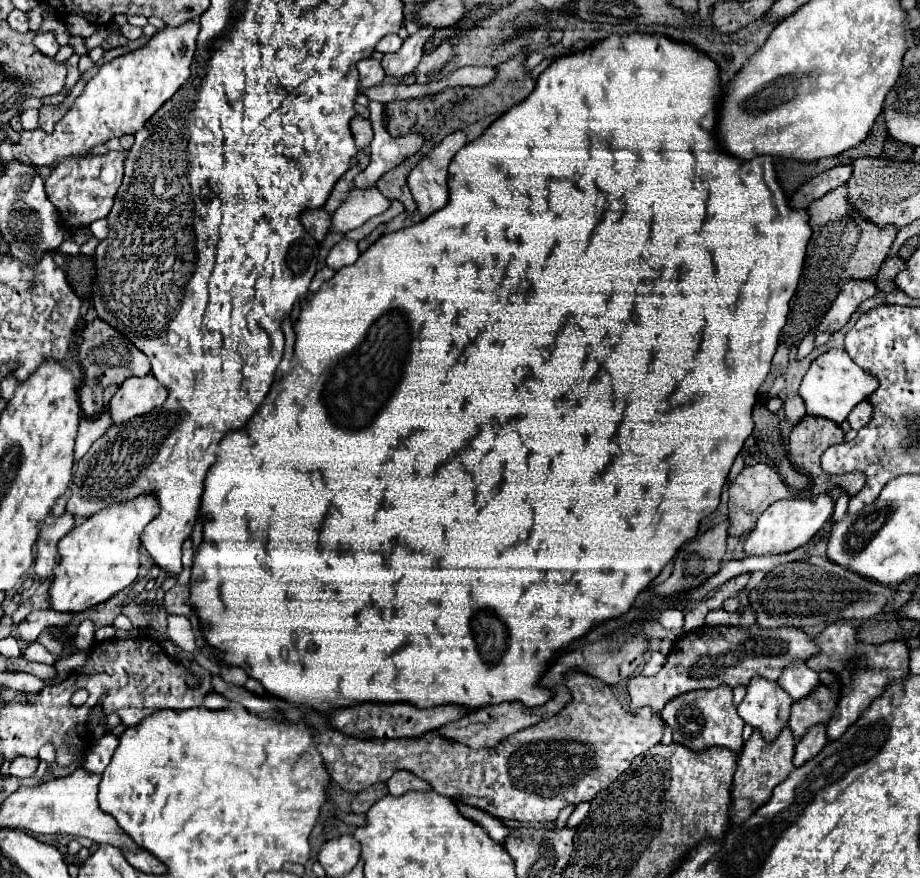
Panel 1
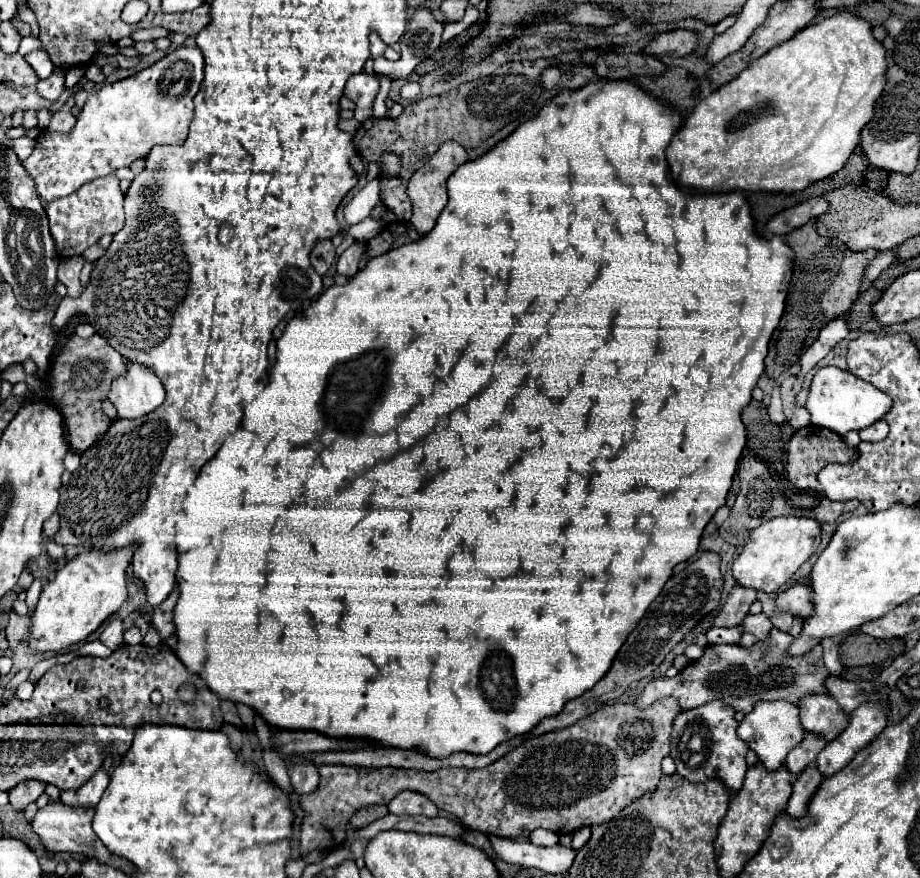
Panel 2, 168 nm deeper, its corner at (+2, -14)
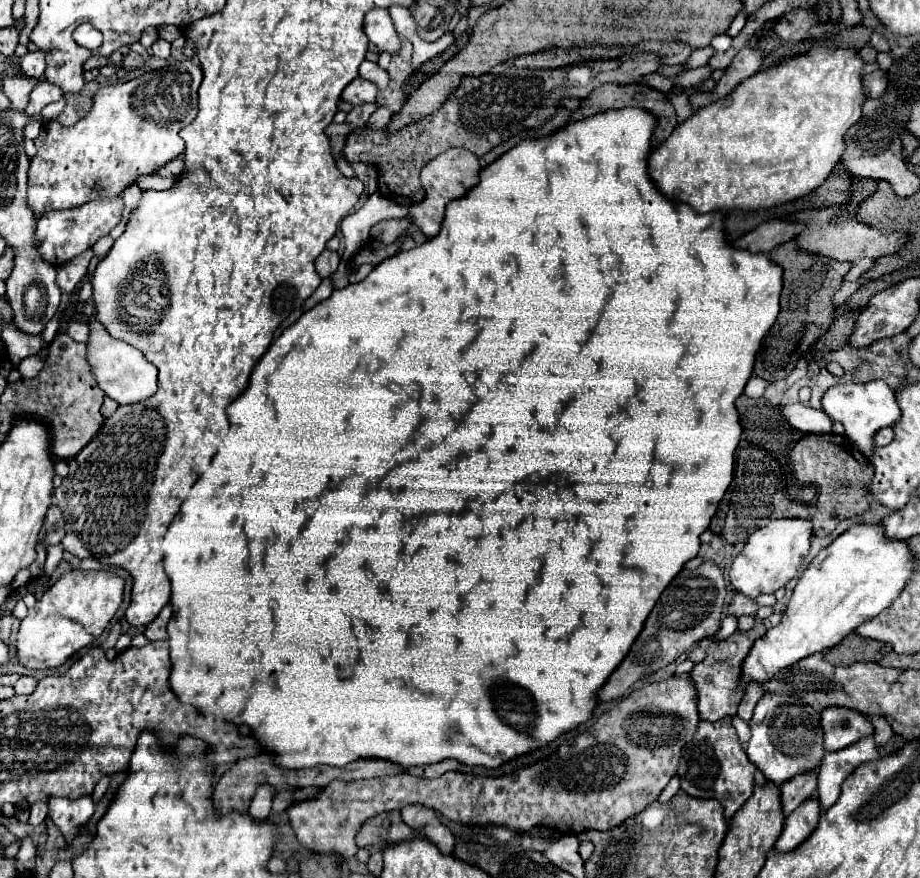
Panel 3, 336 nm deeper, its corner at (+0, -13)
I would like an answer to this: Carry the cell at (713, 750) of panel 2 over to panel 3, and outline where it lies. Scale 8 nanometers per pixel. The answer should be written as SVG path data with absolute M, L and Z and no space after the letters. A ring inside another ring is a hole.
M723 717L719 721L701 719L693 741L685 745L681 753L681 761L679 761L681 789L695 797L719 799L725 809L725 817L731 819L735 811L753 793L753 785L755 785L753 773L755 773L755 765L749 761L747 753L743 751L737 731L731 725L731 717Z

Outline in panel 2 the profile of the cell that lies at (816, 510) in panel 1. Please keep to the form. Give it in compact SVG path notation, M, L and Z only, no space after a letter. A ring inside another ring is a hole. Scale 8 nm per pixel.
M777 516L751 532L749 542L743 546L741 554L733 562L731 574L743 588L763 590L767 594L777 592L791 580L799 566L809 560L809 556L817 550L819 542L821 524L817 520L799 516Z

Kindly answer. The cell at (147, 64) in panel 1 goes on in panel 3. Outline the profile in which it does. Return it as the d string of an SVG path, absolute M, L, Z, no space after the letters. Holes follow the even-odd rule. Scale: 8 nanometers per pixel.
M185 59L171 63L157 71L147 71L137 79L127 83L115 83L101 87L93 95L93 105L89 113L73 127L63 127L59 121L45 121L39 137L35 139L37 155L31 159L29 167L29 193L27 203L35 215L43 215L53 209L71 209L83 205L97 195L119 195L127 185L131 185L139 175L149 175L167 161L183 153L183 139L179 131L183 125L191 123L197 113L197 89L203 81L201 65Z

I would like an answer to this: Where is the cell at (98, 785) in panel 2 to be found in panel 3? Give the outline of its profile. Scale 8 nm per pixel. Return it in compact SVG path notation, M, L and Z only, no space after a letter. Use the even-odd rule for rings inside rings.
M91 795L79 797L77 801L67 801L67 799L49 799L49 817L53 823L63 831L67 843L75 837L77 825L87 823L91 815L95 813L95 803Z

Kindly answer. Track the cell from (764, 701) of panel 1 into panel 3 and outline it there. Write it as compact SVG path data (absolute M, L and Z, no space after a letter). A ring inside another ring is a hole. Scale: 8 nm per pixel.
M765 693L755 707L749 729L751 739L747 741L745 751L749 759L763 771L763 775L777 785L787 781L791 775L801 773L803 769L819 767L819 761L825 753L823 731L819 727L819 711L803 705L797 697L791 695Z

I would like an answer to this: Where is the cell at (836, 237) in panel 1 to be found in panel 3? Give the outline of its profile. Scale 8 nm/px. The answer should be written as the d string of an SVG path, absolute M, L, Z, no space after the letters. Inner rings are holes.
M787 241L775 247L769 255L775 263L779 263L785 269L783 273L785 287L781 293L781 313L775 325L765 335L763 349L759 351L757 361L755 361L753 375L763 377L767 383L789 377L797 361L811 349L811 345L819 337L823 337L823 333L827 333L829 325L835 319L833 295L841 289L843 279L853 265L853 263L835 261L823 255L807 253L797 245L797 241Z

